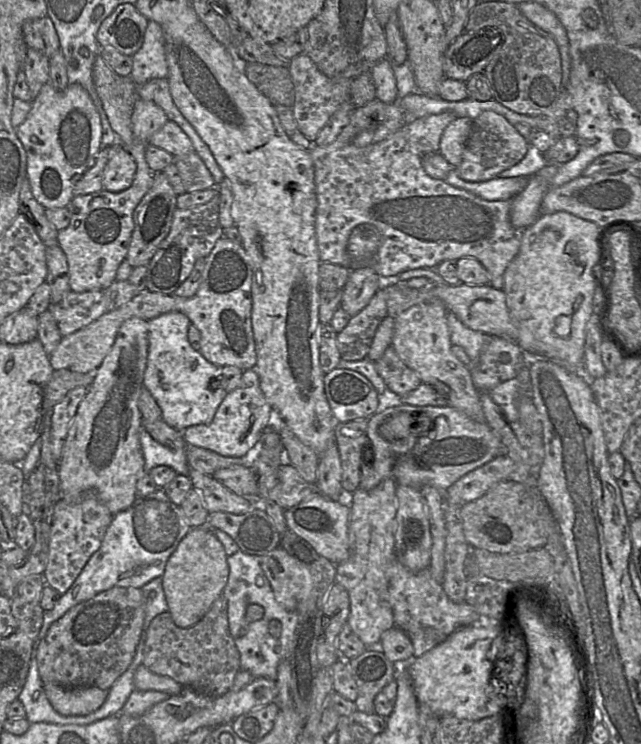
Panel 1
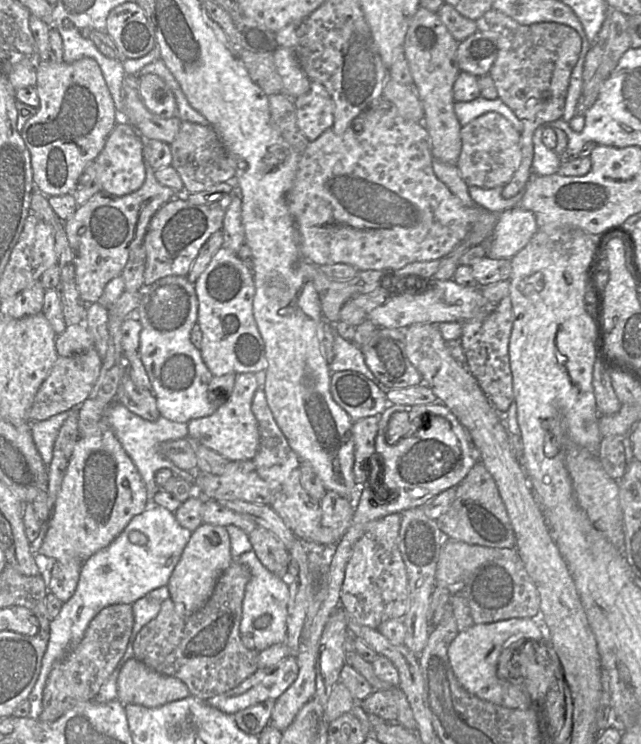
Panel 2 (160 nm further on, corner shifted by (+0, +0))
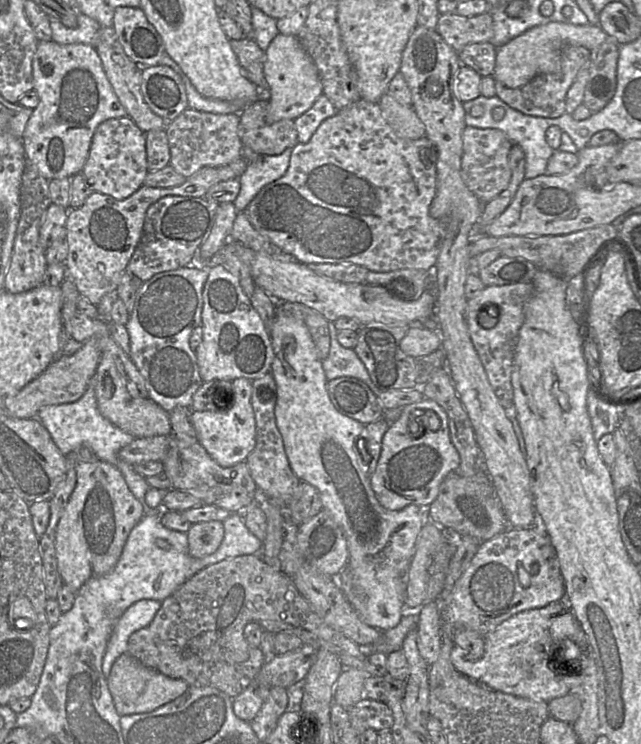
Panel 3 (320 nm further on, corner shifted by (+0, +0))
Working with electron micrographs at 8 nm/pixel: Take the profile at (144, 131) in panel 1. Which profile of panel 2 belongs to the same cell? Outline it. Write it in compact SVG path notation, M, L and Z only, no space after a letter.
M155 74L139 78L139 95L145 107L153 114L169 119L177 117L177 103L172 90Z

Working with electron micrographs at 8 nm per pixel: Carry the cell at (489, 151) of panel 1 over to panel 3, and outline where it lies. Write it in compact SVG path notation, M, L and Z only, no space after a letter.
M466 126L462 134L461 178L482 203L488 203L505 190L511 180L509 153L513 143L498 129Z

